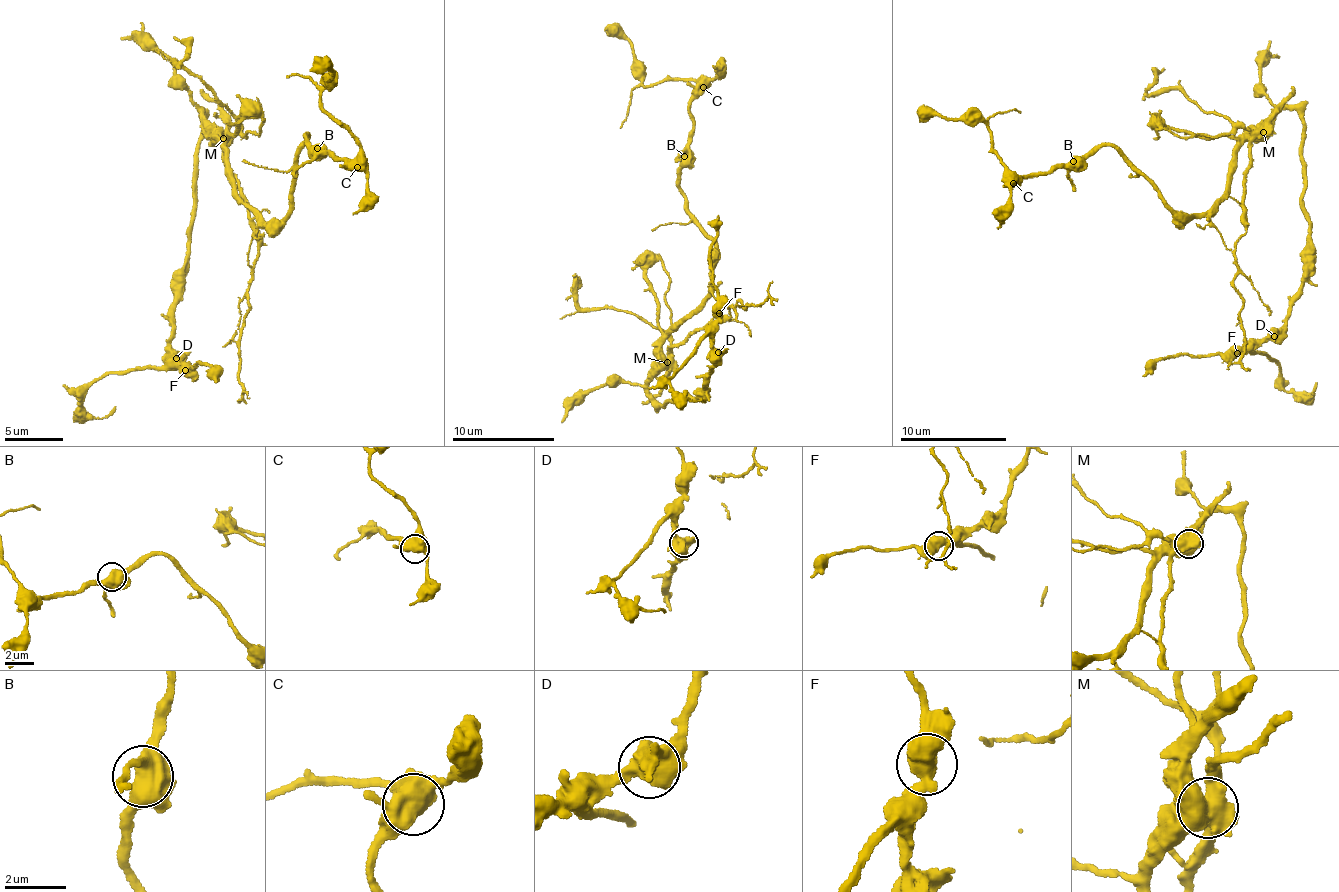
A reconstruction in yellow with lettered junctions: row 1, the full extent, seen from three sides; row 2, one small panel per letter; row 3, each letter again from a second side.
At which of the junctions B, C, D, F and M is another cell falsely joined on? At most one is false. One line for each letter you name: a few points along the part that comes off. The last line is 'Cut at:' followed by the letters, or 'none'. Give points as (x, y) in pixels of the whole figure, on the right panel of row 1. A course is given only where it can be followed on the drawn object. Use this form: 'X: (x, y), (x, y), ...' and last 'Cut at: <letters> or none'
M: (1264, 133), (1250, 143), (1242, 189), (1247, 234), (1237, 242), (1234, 290), (1242, 304), (1245, 354), (1225, 368)
Cut at: M

